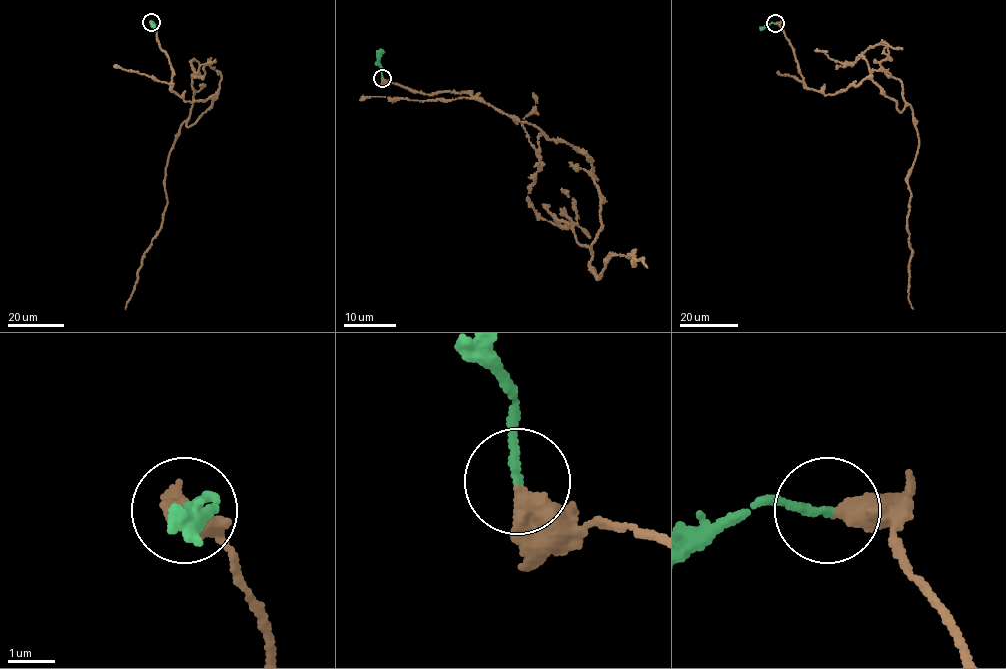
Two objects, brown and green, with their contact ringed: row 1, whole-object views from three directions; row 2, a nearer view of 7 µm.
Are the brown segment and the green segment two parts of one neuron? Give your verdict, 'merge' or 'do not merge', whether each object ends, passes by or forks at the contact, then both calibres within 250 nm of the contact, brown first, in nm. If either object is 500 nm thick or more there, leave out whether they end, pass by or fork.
merge | brown ends | green ends | 480/170 nm

